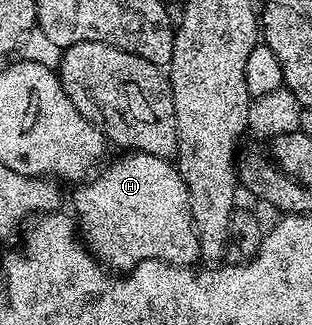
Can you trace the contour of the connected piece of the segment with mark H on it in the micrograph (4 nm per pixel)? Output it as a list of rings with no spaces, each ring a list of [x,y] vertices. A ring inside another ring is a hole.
[[[124,151],[119,155],[91,179],[77,184],[72,197],[71,212],[92,256],[112,271],[127,271],[143,261],[195,266],[200,257],[196,224],[192,221],[188,188],[175,164],[140,152]]]

